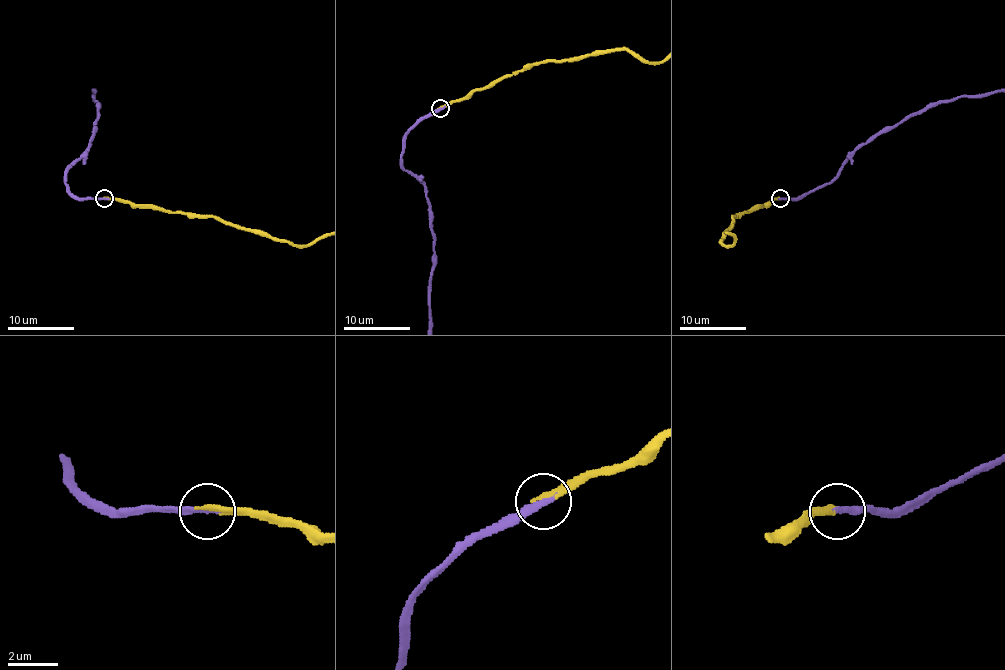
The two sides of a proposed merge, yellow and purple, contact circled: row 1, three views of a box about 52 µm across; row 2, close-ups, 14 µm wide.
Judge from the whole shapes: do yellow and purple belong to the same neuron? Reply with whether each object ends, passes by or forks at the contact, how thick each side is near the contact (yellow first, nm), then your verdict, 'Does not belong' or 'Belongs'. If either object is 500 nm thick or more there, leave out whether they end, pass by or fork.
At the ring yellow ends. At the ring purple ends. Thickness 240 nm (yellow) against 280 nm. Belongs

